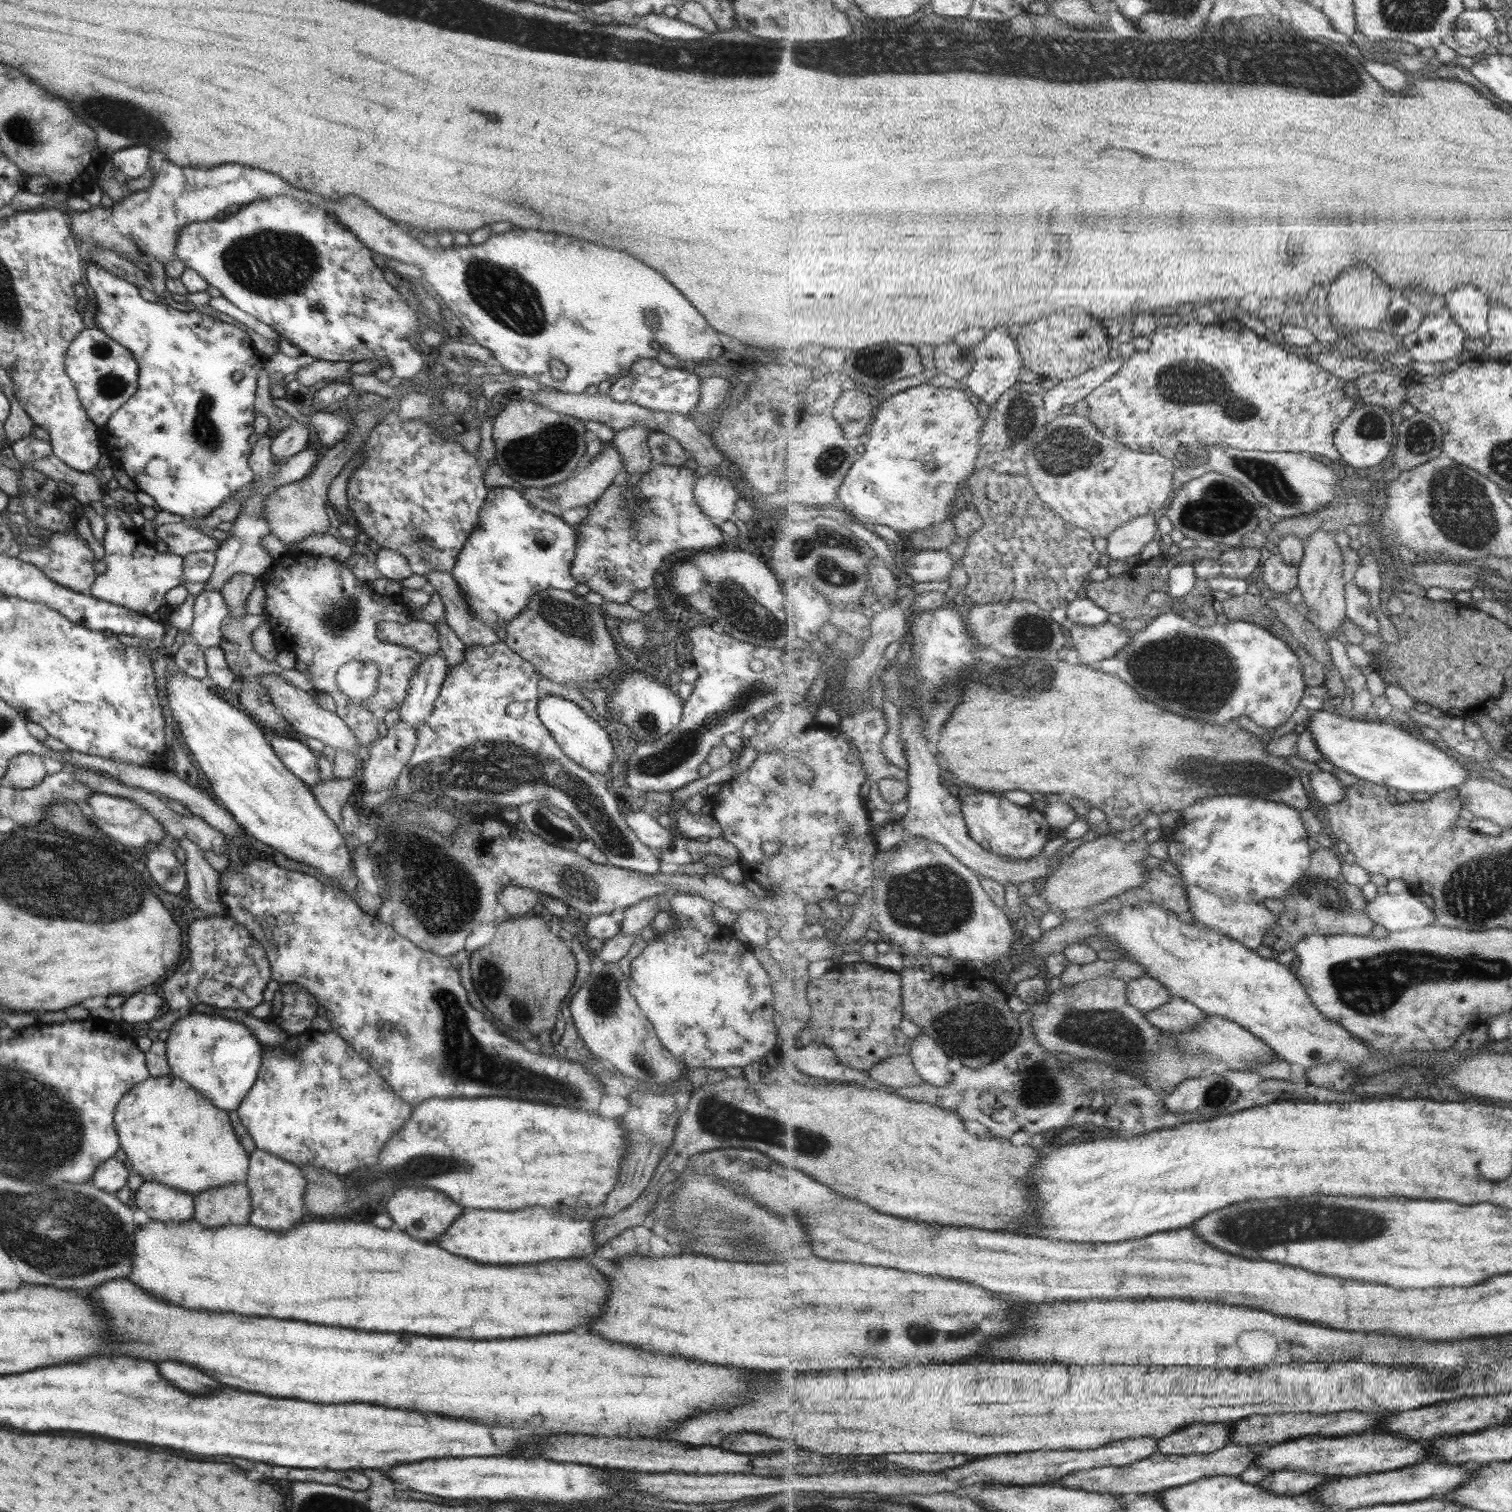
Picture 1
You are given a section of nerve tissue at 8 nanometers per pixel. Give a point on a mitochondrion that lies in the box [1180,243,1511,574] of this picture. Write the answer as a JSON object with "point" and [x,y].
{"point":[1460,507]}

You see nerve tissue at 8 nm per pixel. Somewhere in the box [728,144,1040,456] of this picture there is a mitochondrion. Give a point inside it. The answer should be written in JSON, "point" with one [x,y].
{"point":[881,366]}

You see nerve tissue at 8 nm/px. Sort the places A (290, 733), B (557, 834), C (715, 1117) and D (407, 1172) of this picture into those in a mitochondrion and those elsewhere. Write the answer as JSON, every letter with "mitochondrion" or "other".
{"A":"other","B":"mitochondrion","C":"mitochondrion","D":"mitochondrion"}

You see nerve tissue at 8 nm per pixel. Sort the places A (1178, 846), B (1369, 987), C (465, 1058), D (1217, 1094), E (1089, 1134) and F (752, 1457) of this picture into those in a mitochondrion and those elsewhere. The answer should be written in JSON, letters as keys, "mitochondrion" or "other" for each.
{"A":"other","B":"mitochondrion","C":"mitochondrion","D":"mitochondrion","E":"other","F":"other"}

